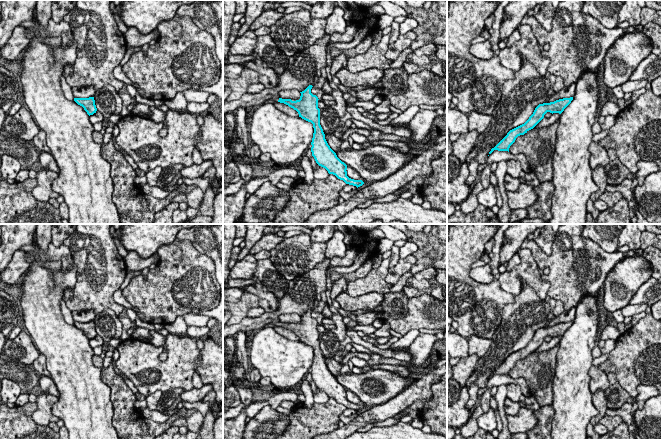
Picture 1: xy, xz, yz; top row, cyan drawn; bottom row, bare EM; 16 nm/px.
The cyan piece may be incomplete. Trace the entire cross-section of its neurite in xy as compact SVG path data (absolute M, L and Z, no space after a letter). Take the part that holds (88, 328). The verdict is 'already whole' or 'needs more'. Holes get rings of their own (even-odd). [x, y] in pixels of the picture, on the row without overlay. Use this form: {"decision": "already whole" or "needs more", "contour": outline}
{"decision": "already whole", "contour": "M89 321L89 322L74 322L74 325L78 329L82 330L89 340L93 339L97 335L94 321Z"}

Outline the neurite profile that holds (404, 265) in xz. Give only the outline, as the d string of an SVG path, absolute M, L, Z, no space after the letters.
M413 255L400 258L396 265L389 267L385 281L388 284L396 284L402 275L410 272L412 265L415 264L416 261L417 260Z

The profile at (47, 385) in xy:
M41 375L39 386L45 394L51 394L57 397L60 396L60 393L51 377Z

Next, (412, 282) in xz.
M412 276L408 278L406 286L410 288L416 288L418 291L423 291L430 288L430 283L426 279L417 280L414 276Z

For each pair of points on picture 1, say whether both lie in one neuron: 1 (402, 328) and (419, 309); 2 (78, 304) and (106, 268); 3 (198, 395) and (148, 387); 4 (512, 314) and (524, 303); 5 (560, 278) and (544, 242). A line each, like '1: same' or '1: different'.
1: same
2: same
3: different
4: same
5: different

